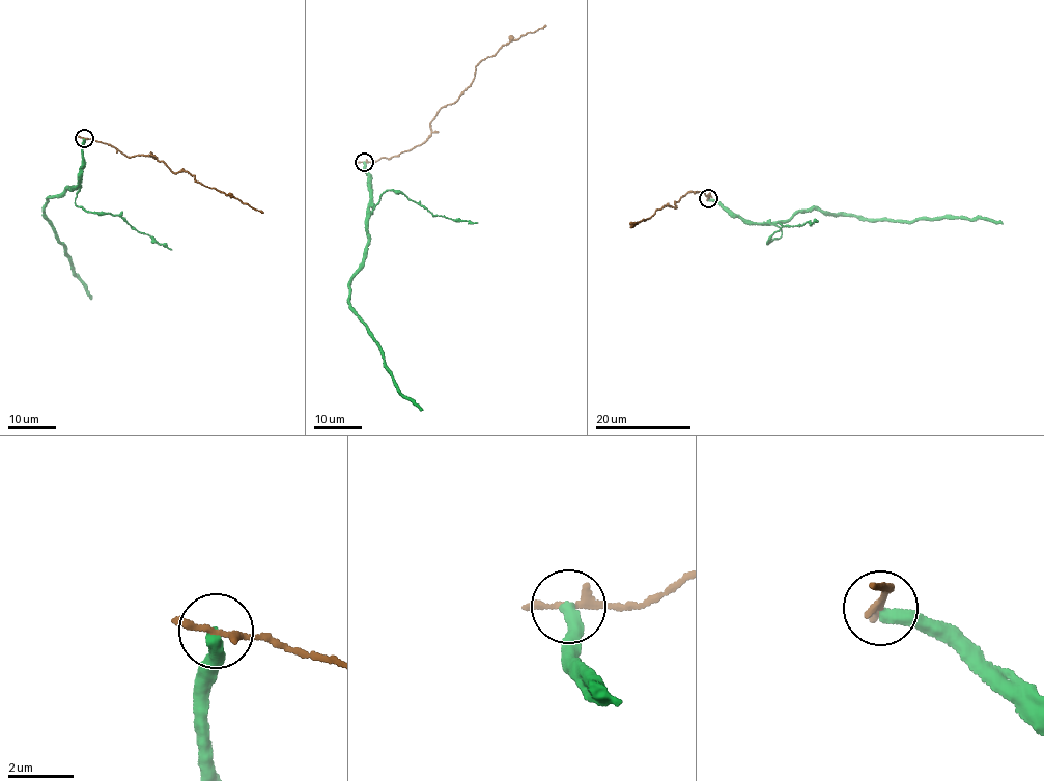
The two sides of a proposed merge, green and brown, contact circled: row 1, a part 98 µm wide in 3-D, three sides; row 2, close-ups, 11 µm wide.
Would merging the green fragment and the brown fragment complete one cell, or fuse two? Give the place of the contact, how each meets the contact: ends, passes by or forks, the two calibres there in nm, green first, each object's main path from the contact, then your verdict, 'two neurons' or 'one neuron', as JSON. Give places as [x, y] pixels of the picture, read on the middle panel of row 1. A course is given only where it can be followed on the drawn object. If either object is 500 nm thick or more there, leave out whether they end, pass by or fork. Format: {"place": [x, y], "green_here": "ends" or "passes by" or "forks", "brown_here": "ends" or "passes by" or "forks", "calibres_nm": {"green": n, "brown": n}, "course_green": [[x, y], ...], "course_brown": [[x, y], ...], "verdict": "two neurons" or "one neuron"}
{"place": [364, 162], "green_here": "ends", "brown_here": "passes by", "calibres_nm": {"green": 400, "brown": 190}, "course_green": [[364, 162], [370, 192], [367, 250], [349, 284], [349, 305], [378, 346], [397, 391], [423, 410]], "course_brown": [[364, 162], [389, 159], [423, 143], [441, 108], [454, 102], [470, 84], [481, 61], [511, 40], [546, 25]], "verdict": "two neurons"}

